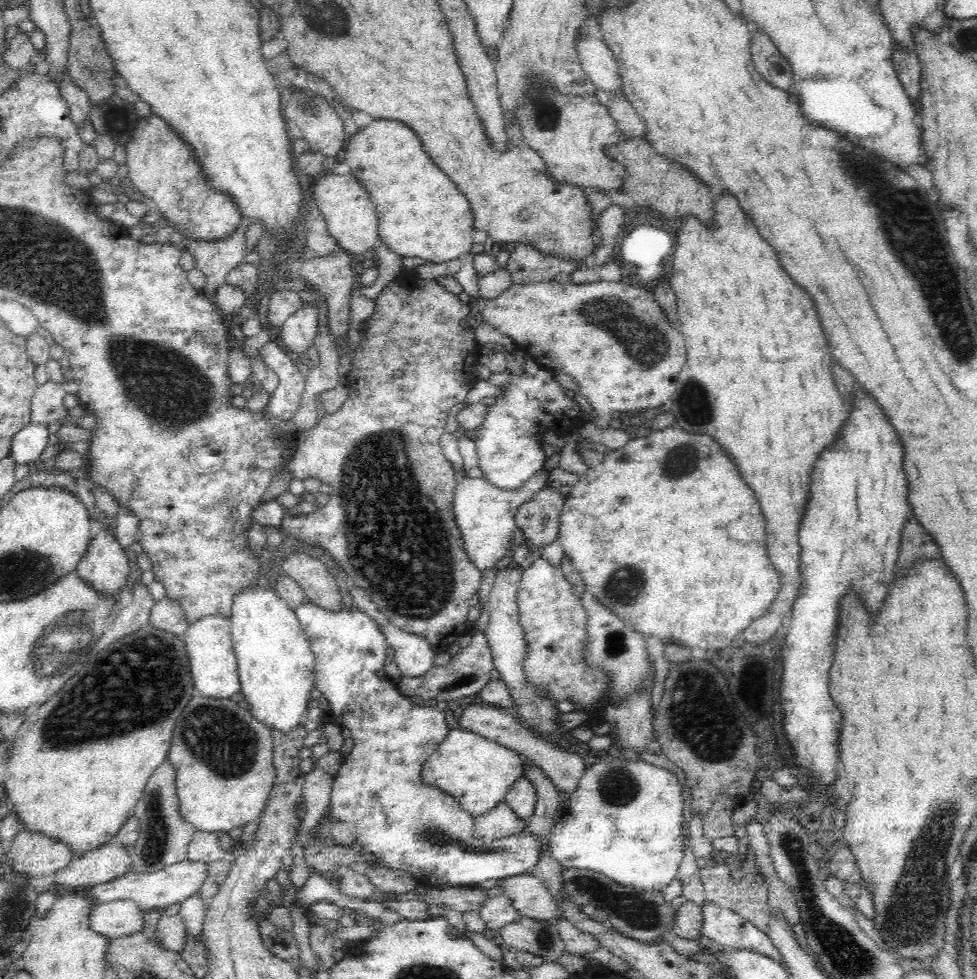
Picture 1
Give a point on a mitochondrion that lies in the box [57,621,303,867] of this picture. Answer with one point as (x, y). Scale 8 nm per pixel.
(233, 743)

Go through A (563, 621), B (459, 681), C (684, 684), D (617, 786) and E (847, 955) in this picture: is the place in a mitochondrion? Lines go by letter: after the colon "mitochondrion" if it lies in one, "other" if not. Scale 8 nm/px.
A: other
B: mitochondrion
C: mitochondrion
D: mitochondrion
E: mitochondrion

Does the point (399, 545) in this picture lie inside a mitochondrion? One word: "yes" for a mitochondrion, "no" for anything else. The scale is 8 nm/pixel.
yes

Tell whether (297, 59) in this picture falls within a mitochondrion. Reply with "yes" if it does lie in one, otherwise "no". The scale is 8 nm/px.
no

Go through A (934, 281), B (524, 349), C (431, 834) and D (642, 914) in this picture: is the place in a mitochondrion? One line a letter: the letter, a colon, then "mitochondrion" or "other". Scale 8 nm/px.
A: mitochondrion
B: other
C: mitochondrion
D: mitochondrion

